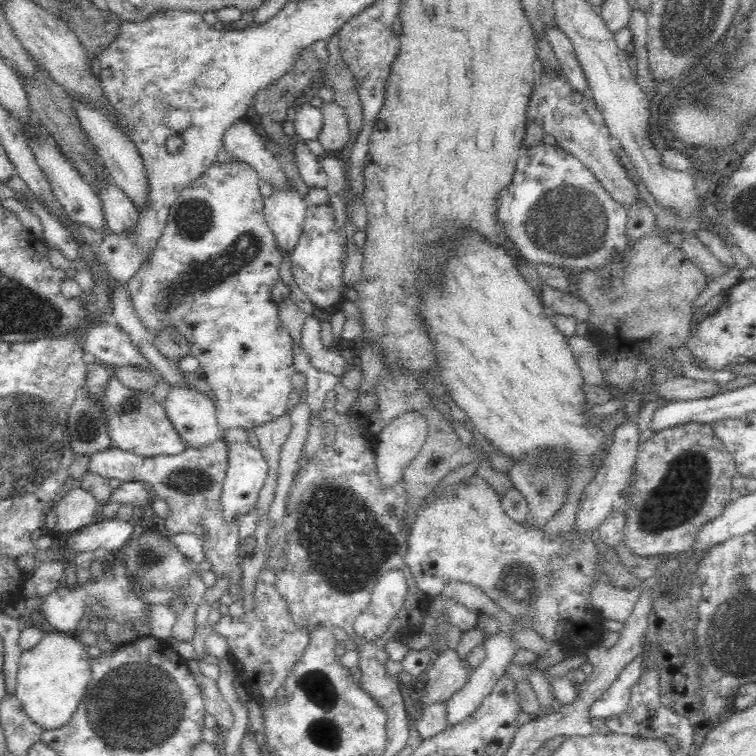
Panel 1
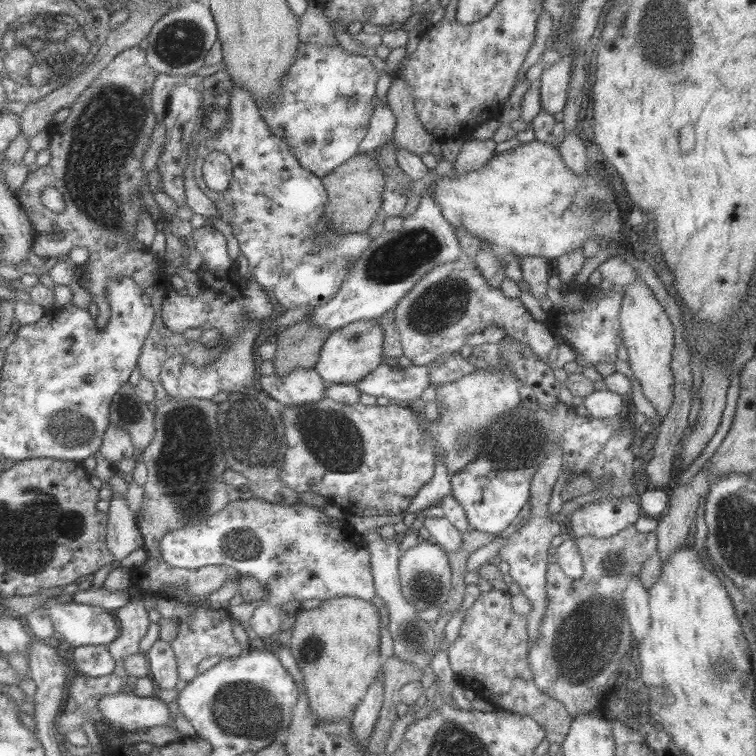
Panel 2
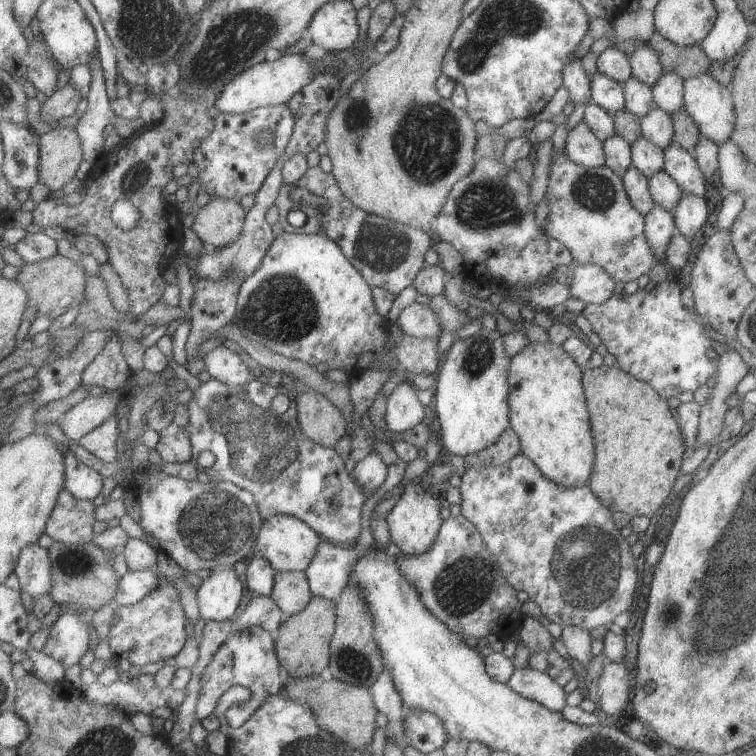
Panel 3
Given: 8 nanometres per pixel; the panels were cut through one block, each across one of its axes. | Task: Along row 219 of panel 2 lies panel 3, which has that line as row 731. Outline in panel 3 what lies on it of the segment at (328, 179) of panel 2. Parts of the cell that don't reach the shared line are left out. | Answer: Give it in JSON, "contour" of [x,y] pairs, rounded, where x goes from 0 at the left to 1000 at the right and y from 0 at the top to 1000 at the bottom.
{"contour":[[[374,890],[376,918],[393,926],[409,927],[409,934],[415,939],[417,950],[421,950],[422,960],[427,962],[427,966],[443,971],[446,976],[459,981],[459,987],[470,987],[470,992],[489,989],[491,974],[496,966],[496,942],[500,939],[485,909],[467,907],[443,897],[430,899],[423,893],[389,897],[378,890]]]}

